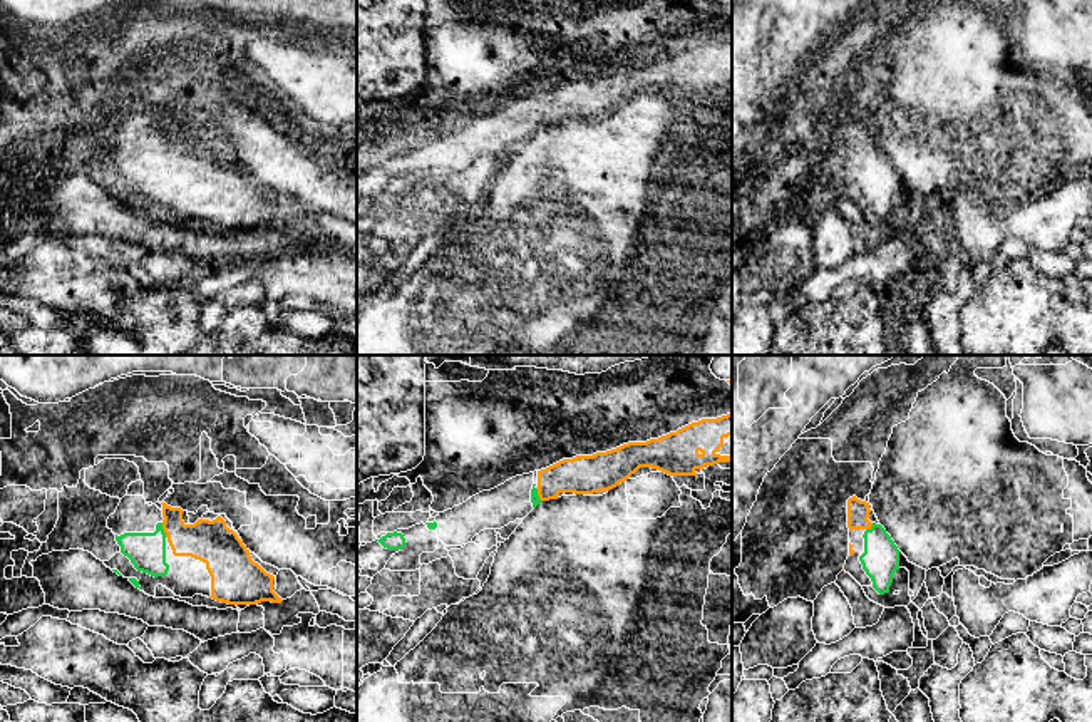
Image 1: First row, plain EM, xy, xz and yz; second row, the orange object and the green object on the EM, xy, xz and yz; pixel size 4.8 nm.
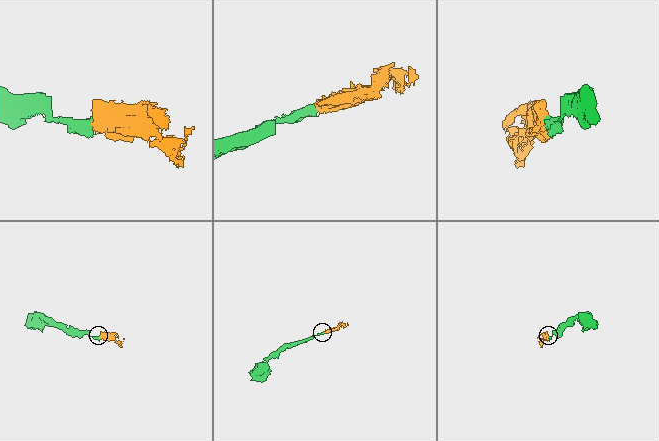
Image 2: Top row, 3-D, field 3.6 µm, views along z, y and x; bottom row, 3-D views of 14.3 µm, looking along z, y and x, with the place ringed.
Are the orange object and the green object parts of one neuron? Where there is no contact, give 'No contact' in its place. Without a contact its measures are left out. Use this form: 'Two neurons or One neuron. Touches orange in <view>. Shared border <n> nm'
One neuron. Touches orange in xy. Shared border 80 nm

